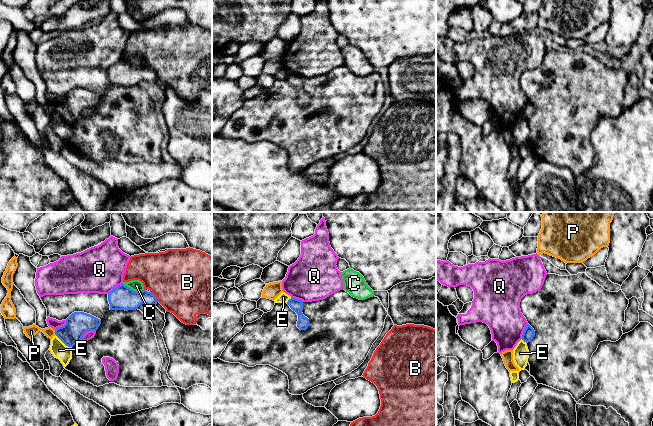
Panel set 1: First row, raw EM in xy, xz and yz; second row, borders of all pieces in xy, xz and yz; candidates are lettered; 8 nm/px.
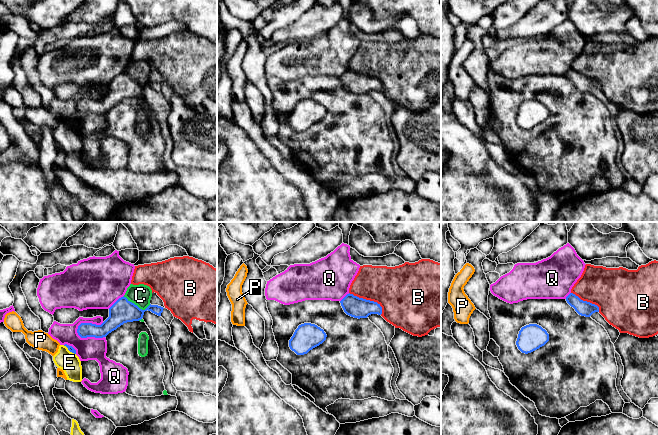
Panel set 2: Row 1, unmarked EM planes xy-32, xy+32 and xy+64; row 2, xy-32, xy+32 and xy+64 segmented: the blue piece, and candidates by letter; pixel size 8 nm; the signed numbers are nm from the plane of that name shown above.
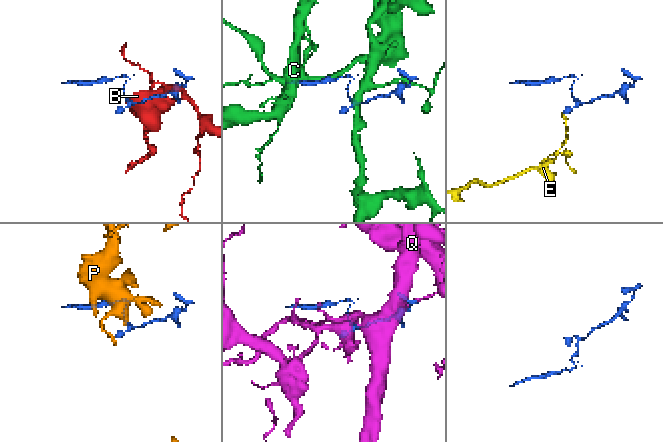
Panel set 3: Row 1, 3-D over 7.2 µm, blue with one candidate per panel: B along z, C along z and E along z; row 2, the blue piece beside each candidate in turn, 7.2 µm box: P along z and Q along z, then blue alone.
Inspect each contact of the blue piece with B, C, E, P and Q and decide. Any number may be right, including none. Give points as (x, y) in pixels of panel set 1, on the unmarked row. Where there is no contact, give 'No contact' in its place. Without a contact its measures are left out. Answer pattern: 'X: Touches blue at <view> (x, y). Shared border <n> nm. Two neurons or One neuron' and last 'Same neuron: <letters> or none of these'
B: Touches blue at xy (155, 72). Shared border 110 nm. Two neurons
C: Touches blue at xy (132, 66). Shared border 180 nm. Two neurons
E: Touches blue at xy (63, 118). Shared border 170 nm. Two neurons
P: Touches blue at xy (55, 108). Shared border 40 nm. Two neurons
Q: Touches blue at xy (86, 107). Shared border 150 nm. Two neurons
Same neuron: none of these

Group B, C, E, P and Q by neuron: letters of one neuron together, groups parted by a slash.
B / C / E / P / Q

